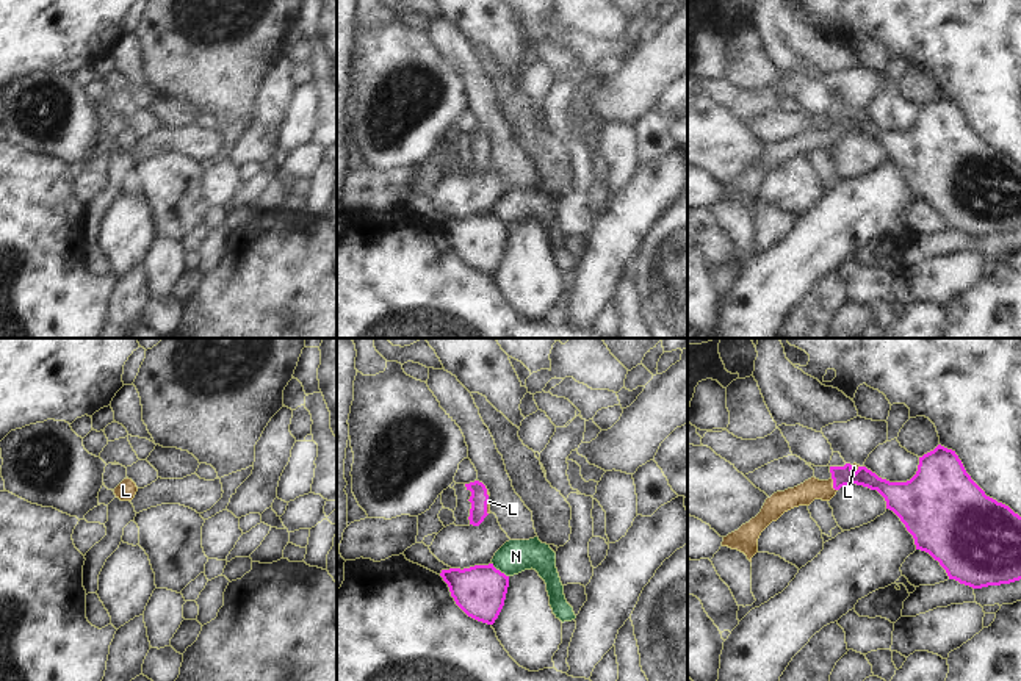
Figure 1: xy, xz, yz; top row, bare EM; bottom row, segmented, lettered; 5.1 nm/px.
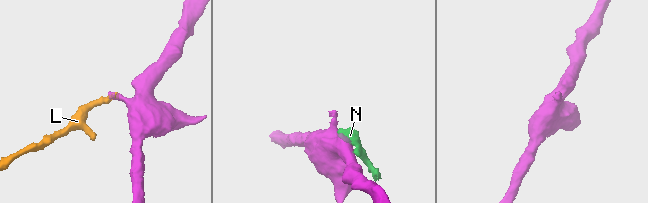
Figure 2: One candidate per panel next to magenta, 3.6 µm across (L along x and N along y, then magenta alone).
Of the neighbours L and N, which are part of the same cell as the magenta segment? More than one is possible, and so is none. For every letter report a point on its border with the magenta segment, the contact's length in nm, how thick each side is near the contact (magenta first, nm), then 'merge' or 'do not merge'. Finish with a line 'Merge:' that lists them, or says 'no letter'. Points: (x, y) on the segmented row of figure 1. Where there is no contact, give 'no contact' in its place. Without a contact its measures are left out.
L: meets magenta in yz at (833, 484); contact 80 nm long; 100 nm thick on the magenta side, 110 nm on the other; merge
N: meets magenta in xz at (498, 570); contact 120 nm long; 260 nm thick on the magenta side, 170 nm on the other; do not merge
Merge: L

